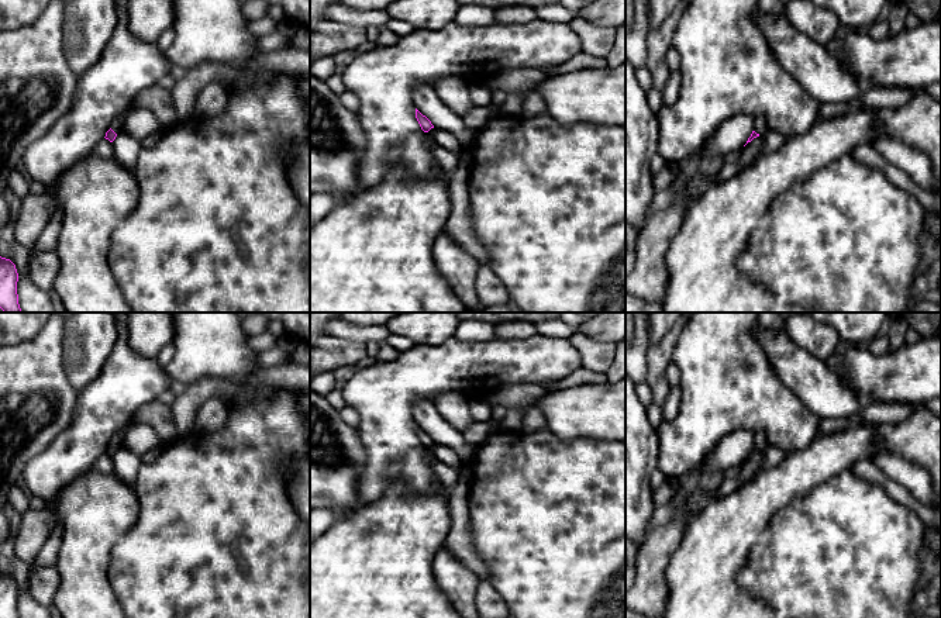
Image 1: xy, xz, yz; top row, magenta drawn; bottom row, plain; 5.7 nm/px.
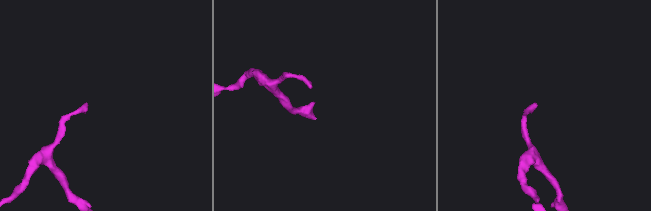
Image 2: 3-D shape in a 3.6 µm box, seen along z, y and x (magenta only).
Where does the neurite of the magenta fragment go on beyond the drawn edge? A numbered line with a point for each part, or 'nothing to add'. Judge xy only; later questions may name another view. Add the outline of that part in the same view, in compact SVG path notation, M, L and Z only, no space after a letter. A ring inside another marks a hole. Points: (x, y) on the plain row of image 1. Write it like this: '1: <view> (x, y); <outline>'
1: xy (117, 438); M130 420L124 427L121 427L113 436L111 439L111 445L116 448L116 449L120 449L121 448L121 441L123 441L123 436L125 434L125 431L134 425L135 422L132 420Z

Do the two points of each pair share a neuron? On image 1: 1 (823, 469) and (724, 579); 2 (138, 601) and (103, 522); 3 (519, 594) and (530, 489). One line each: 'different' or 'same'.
1: same
2: different
3: same

